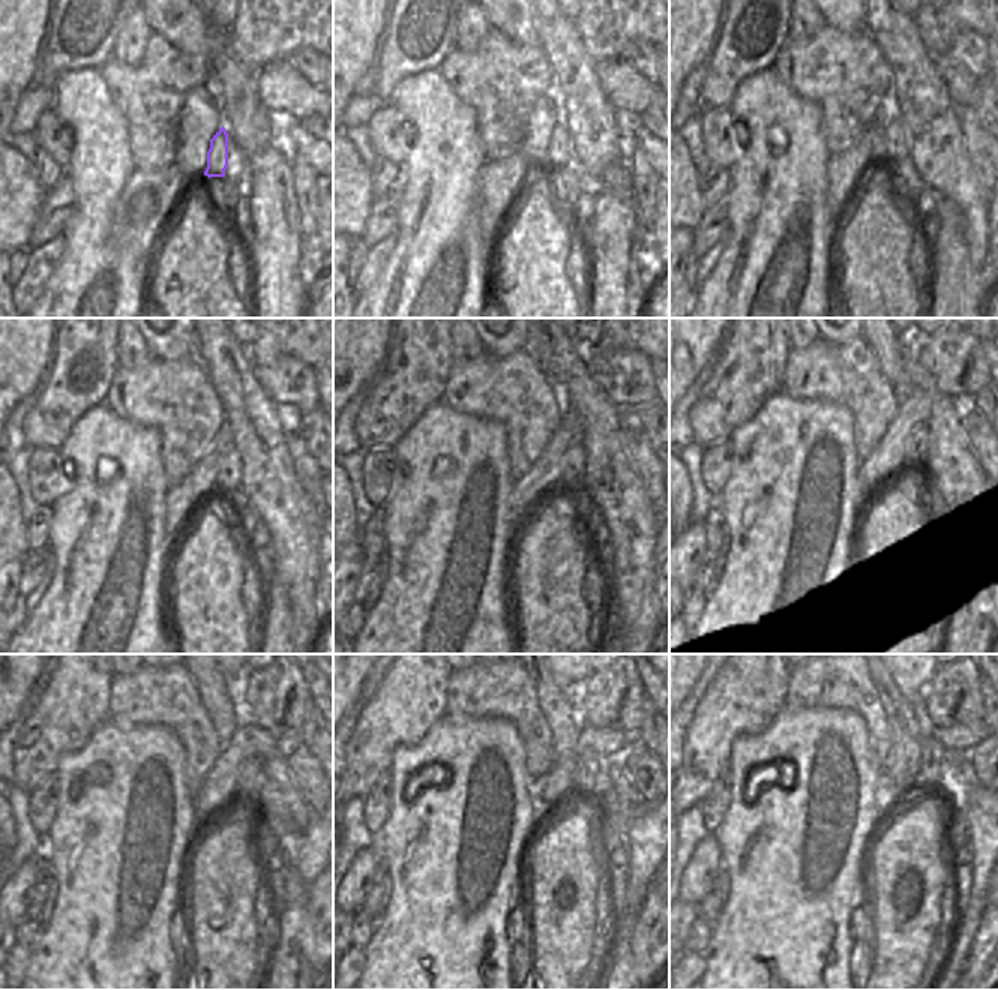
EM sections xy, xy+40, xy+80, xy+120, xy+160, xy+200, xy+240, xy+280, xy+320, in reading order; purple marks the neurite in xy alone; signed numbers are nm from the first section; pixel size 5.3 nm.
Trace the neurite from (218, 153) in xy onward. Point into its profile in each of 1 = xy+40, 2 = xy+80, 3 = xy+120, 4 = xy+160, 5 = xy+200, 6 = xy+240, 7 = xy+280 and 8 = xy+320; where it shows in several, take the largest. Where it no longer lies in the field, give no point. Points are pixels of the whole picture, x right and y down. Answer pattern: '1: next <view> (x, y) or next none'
1: next xy+40 (560, 138)
2: next xy+80 (896, 134)
3: next xy+120 (228, 474)
4: next xy+160 (574, 459)
5: next xy+200 (917, 444)
6: next xy+240 (249, 774)
7: next xy+280 (592, 773)
8: next xy+320 (911, 684)

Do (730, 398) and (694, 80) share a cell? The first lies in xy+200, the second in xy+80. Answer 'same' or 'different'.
different

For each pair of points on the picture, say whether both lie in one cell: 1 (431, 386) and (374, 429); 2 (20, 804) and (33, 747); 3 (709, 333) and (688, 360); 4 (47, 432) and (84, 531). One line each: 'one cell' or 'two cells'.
1: one cell
2: two cells
3: one cell
4: two cells

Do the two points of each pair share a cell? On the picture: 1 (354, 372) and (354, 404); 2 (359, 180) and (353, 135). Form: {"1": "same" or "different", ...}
{"1": "different", "2": "different"}

